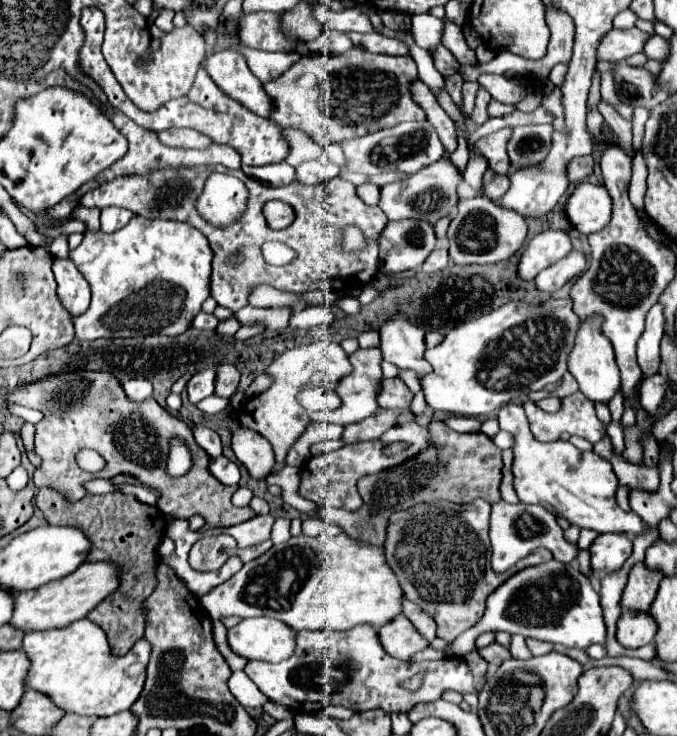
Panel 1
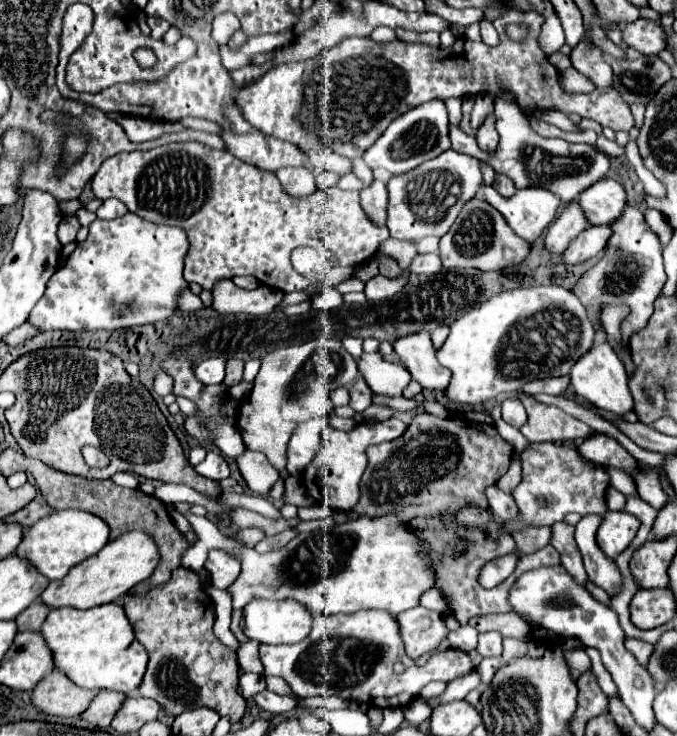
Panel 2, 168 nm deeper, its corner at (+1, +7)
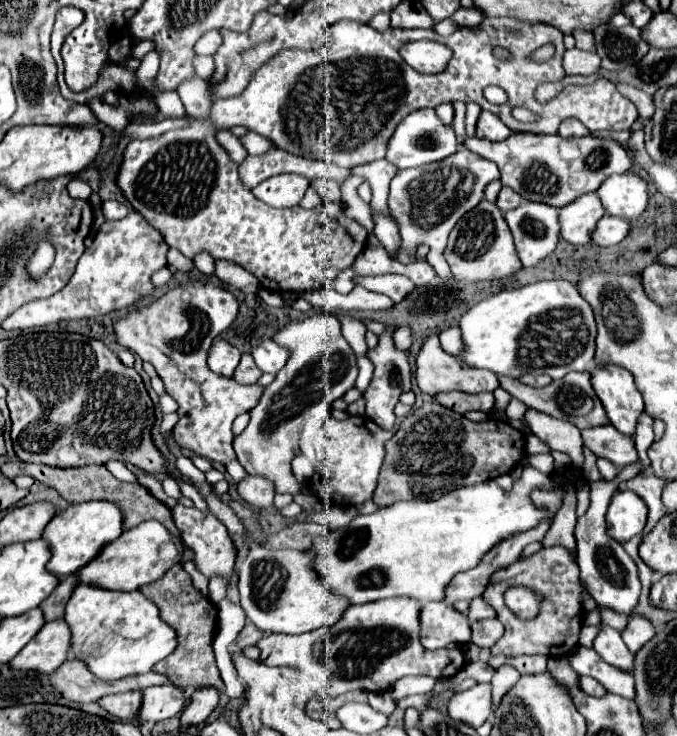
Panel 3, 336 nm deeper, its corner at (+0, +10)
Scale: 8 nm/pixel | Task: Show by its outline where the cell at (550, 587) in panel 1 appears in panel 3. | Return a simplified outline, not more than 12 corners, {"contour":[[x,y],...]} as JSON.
{"contour":[[599,624],[593,650],[611,666],[633,674],[635,654],[621,632]]}

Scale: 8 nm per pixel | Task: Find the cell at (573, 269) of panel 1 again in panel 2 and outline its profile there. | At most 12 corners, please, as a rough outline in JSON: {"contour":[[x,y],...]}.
{"contour":[[590,225],[564,251],[576,265],[596,257],[612,237],[610,225]]}

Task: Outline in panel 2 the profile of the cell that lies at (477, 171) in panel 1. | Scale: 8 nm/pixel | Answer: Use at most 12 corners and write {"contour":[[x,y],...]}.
{"contour":[[482,185],[486,201],[510,229],[534,245],[554,221],[556,195],[540,189],[500,199]]}

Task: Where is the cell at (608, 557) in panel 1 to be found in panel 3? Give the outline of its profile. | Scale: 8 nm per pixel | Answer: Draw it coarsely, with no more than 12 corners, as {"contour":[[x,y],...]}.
{"contour":[[617,490],[607,532],[623,544],[643,530],[645,502]]}

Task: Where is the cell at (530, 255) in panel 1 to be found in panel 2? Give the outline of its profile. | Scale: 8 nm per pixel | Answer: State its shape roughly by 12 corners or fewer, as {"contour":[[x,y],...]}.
{"contour":[[576,201],[548,227],[546,249],[564,253],[588,227]]}

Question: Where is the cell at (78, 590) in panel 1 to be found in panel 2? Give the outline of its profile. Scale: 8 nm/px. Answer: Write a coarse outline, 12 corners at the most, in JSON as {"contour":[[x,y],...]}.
{"contour":[[144,531],[108,541],[40,601],[90,609],[118,601],[154,573]]}

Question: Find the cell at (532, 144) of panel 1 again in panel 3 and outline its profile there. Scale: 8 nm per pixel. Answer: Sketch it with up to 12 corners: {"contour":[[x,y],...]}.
{"contour":[[567,118],[559,126],[563,138],[589,134],[579,120]]}

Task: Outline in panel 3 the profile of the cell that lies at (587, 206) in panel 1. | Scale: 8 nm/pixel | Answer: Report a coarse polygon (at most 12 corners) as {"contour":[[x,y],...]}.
{"contour":[[637,174],[609,176],[597,196],[607,214],[635,220],[647,206]]}

